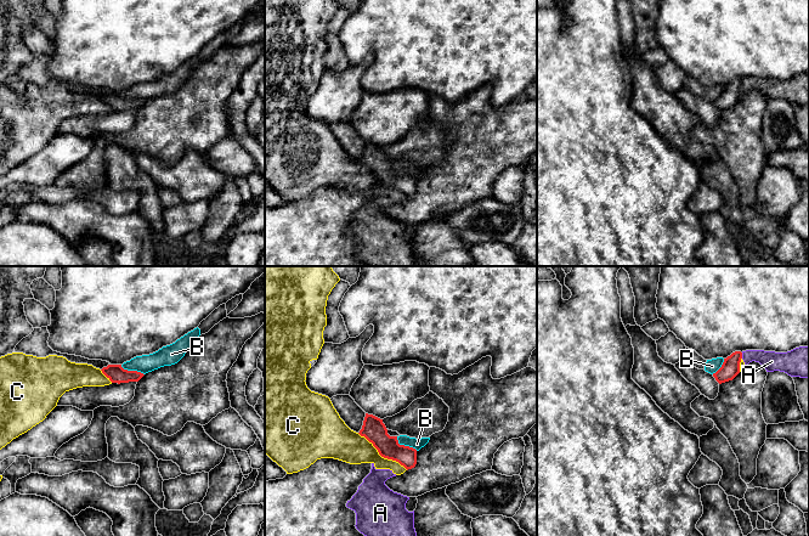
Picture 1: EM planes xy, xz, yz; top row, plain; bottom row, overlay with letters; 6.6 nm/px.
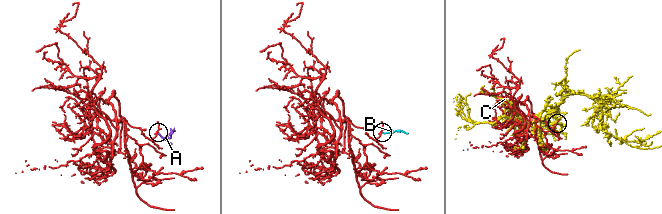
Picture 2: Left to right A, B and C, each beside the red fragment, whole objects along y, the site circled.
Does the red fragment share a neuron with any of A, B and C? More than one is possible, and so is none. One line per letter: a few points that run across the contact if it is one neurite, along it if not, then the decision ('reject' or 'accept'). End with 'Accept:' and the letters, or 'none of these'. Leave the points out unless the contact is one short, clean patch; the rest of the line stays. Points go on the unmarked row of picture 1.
A: yz (741, 80), (742, 85) | reject
B: xz (396, 164), (400, 171), (417, 178) | reject
C: reject
Accept: none of these

